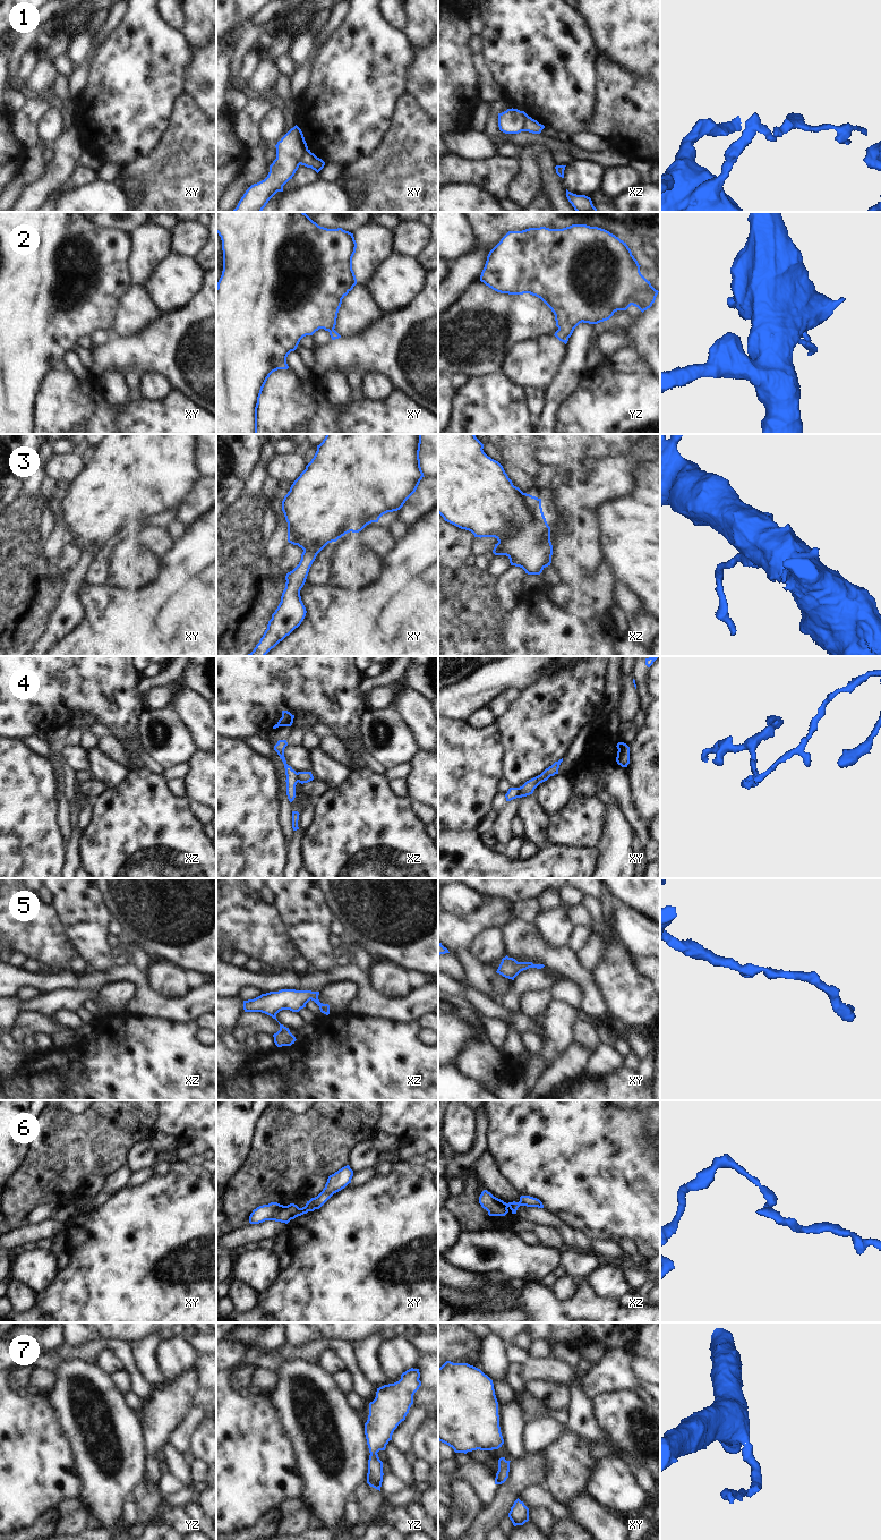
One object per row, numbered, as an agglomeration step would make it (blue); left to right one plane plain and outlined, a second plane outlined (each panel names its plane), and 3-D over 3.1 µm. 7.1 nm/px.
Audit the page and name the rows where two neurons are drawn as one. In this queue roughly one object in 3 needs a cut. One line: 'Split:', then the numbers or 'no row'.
Split: 1, 4

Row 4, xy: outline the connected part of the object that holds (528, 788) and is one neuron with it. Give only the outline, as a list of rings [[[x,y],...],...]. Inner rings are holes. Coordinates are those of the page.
[[[563,758],[558,762],[555,762],[551,766],[546,768],[540,775],[527,781],[522,786],[519,788],[519,797],[527,797],[533,793],[534,789],[542,782],[547,781],[550,776],[554,776],[555,774],[558,774],[558,768],[561,763],[563,762]]]

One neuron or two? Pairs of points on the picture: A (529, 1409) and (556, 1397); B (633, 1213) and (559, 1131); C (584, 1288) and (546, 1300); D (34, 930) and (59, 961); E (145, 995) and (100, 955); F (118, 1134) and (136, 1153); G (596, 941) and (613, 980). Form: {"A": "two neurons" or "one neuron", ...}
{"A": "two neurons", "B": "one neuron", "C": "one neuron", "D": "one neuron", "E": "two neurons", "F": "two neurons", "G": "two neurons"}

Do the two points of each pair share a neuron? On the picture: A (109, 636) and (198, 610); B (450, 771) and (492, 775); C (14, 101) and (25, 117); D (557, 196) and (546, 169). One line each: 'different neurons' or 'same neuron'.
A: same neuron
B: same neuron
C: different neurons
D: same neuron

